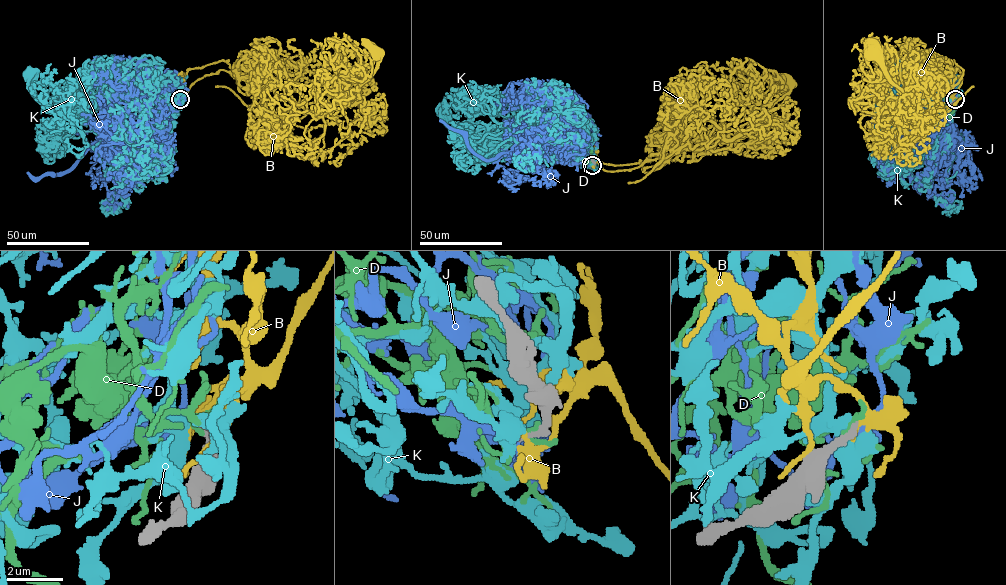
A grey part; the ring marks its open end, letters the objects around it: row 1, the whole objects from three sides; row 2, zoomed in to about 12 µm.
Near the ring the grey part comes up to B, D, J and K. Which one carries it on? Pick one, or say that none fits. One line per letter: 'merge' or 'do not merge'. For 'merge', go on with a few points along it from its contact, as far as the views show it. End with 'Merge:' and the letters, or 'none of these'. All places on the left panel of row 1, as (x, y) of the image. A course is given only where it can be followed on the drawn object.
B: do not merge
D: do not merge
J: do not merge
K: do not merge
Merge: none of these

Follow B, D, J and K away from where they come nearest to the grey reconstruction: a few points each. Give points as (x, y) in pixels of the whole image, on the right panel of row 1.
B: (955, 100), (959, 70), (928, 112), (871, 52)
D: (955, 100), (946, 95), (946, 103), (952, 110), (948, 115)
J: (955, 99), (926, 103), (934, 166), (912, 133), (905, 144), (885, 142), (893, 132), (883, 92)
K: (955, 99), (946, 89), (943, 95), (944, 88), (952, 98), (930, 122), (903, 72)

